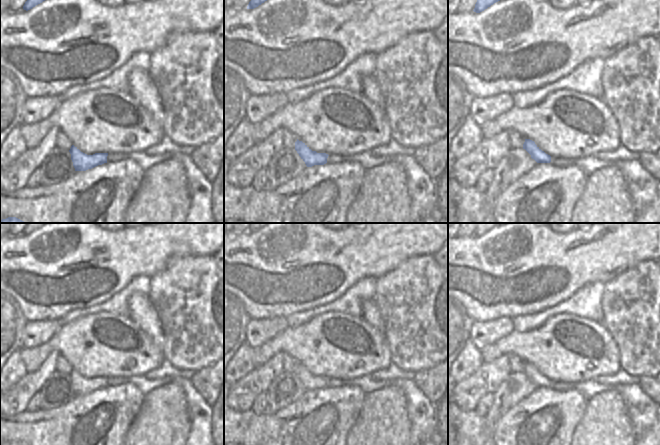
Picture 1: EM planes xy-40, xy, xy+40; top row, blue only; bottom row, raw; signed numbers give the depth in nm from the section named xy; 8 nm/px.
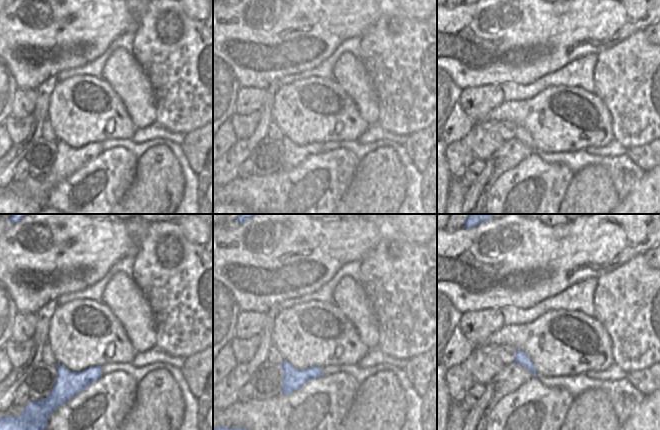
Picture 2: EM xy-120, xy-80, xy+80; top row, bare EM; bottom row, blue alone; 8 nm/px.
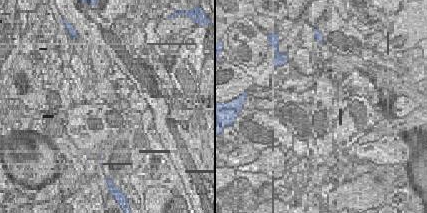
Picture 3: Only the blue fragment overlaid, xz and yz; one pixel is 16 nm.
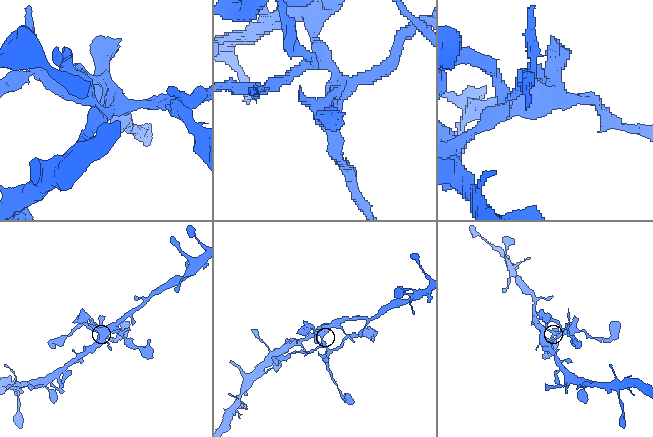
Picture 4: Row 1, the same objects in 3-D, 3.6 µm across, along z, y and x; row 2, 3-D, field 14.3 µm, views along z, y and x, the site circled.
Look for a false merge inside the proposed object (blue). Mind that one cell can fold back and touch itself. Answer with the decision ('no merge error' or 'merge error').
merge error

